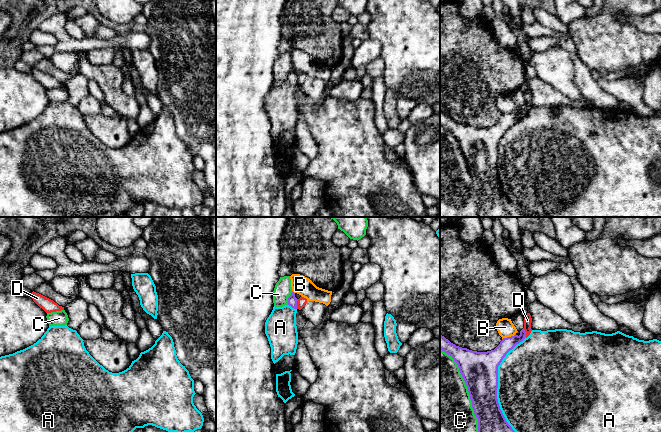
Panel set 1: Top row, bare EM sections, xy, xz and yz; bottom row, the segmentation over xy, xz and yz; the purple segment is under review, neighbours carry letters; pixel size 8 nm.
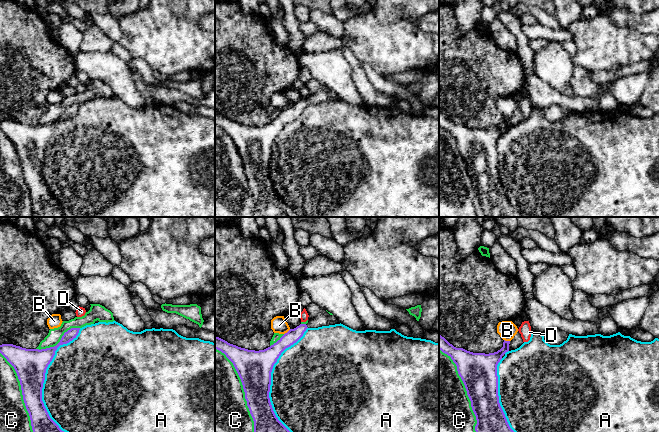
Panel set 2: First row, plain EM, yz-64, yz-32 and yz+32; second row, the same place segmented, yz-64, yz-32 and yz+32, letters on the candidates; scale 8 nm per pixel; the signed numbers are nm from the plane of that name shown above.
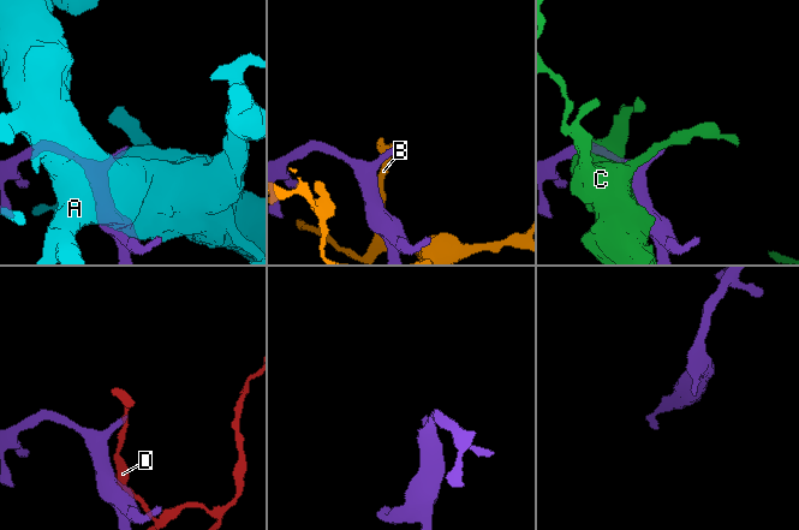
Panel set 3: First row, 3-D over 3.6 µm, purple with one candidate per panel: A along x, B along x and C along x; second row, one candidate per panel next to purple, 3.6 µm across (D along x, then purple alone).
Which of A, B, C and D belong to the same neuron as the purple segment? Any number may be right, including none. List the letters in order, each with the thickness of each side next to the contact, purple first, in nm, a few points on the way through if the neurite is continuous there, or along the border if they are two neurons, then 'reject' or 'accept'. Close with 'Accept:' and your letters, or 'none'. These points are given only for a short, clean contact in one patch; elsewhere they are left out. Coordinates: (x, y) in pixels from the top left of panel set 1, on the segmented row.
A: calibres 300 and 500 nm; reject
B: calibres 160 and 140 nm; reject
C: calibres 300 and 480 nm; reject
D: calibres 80 and 70 nm; reject
Accept: none

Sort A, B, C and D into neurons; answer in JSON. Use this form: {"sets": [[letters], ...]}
{"sets": [["A"], ["B"], ["C"], ["D"]]}

